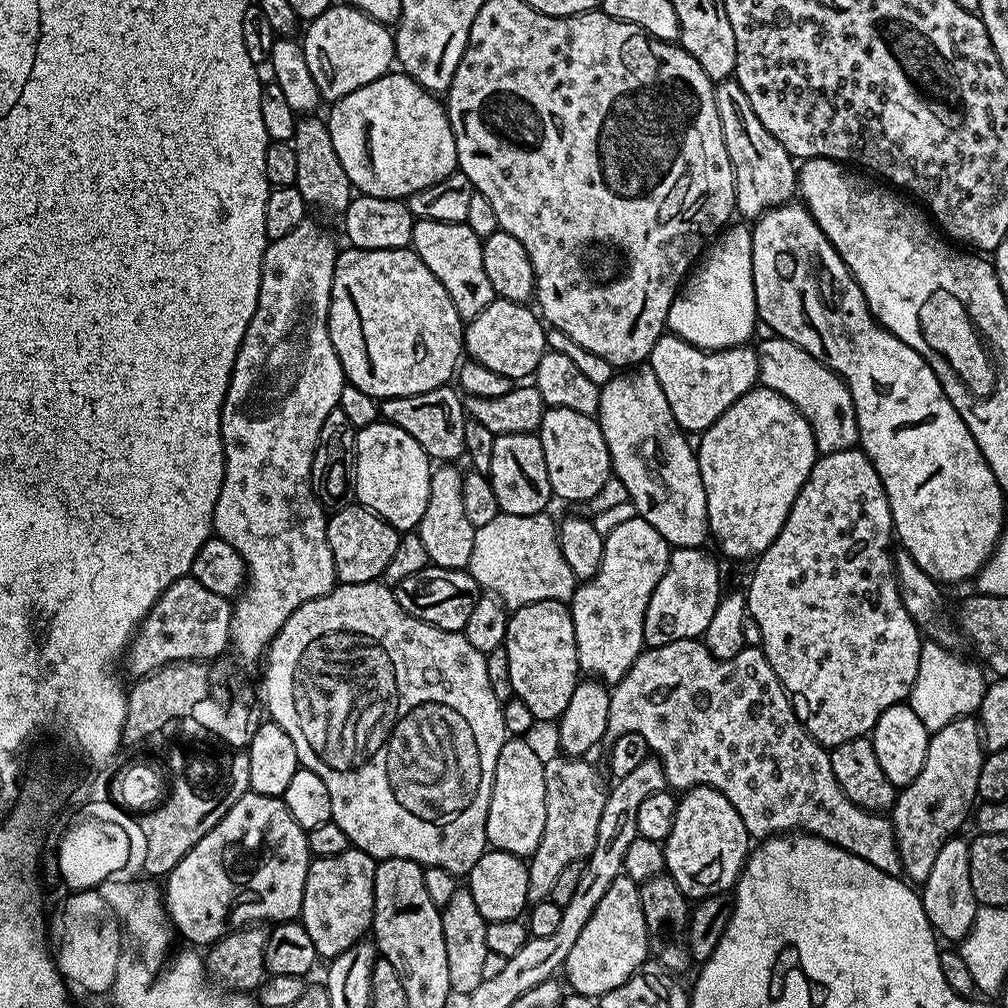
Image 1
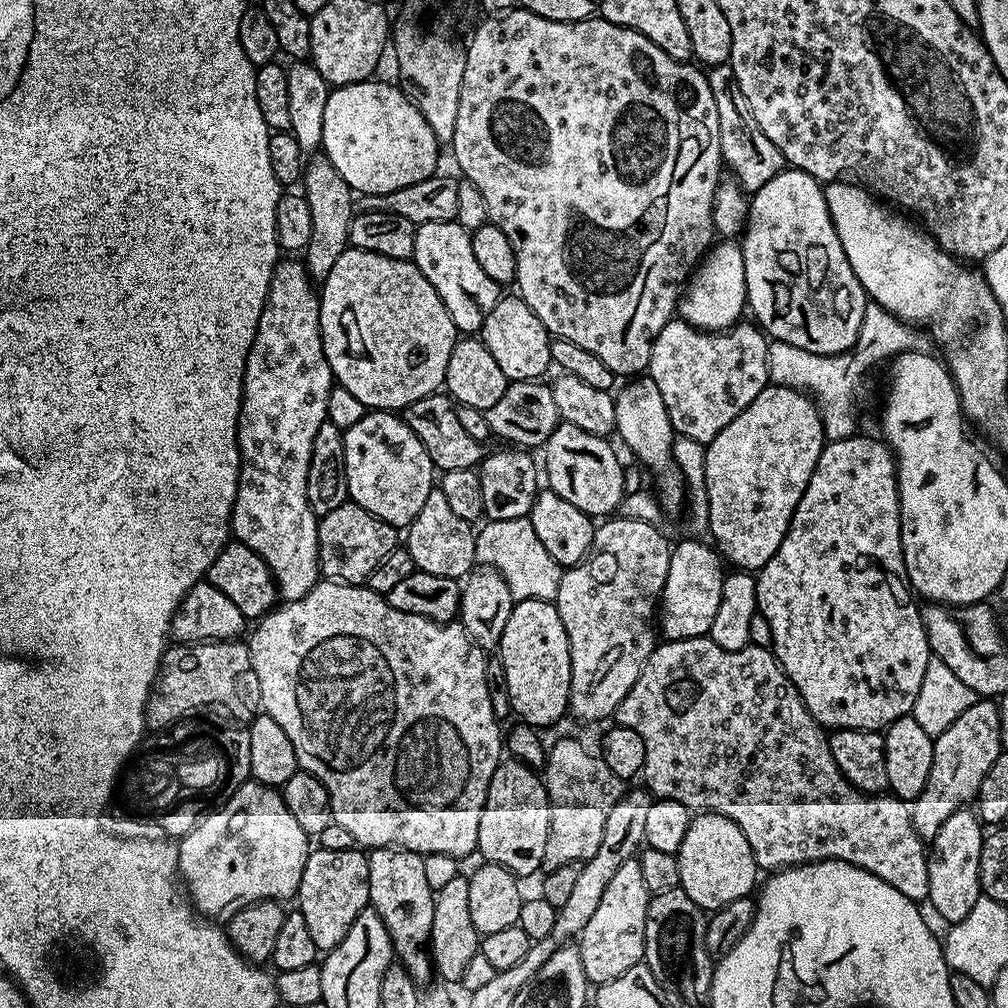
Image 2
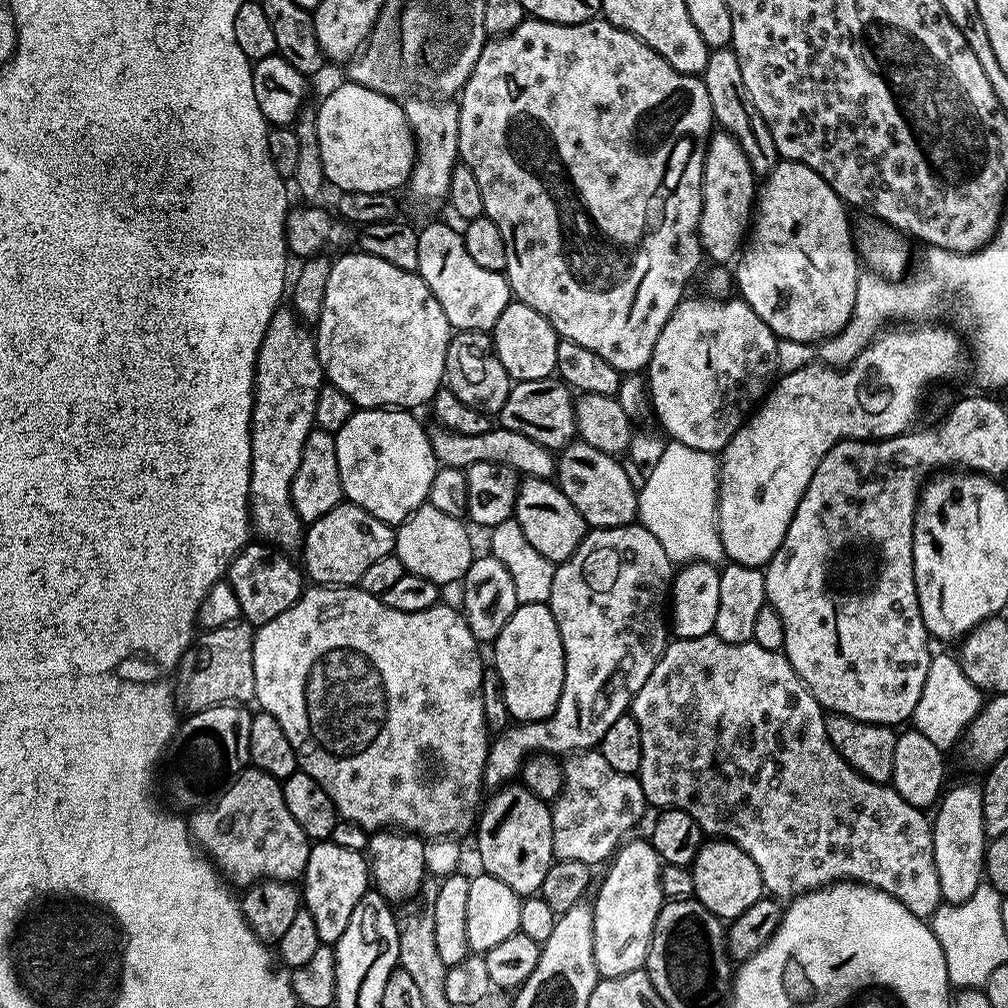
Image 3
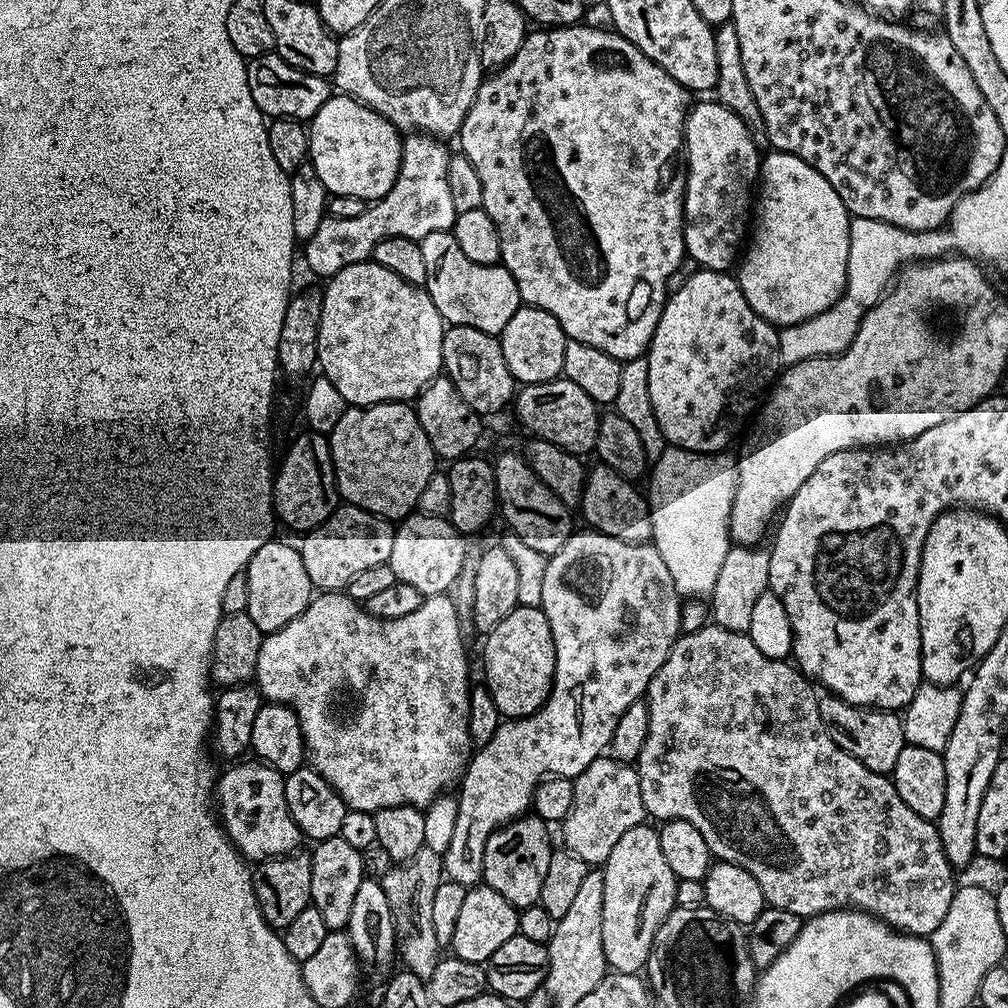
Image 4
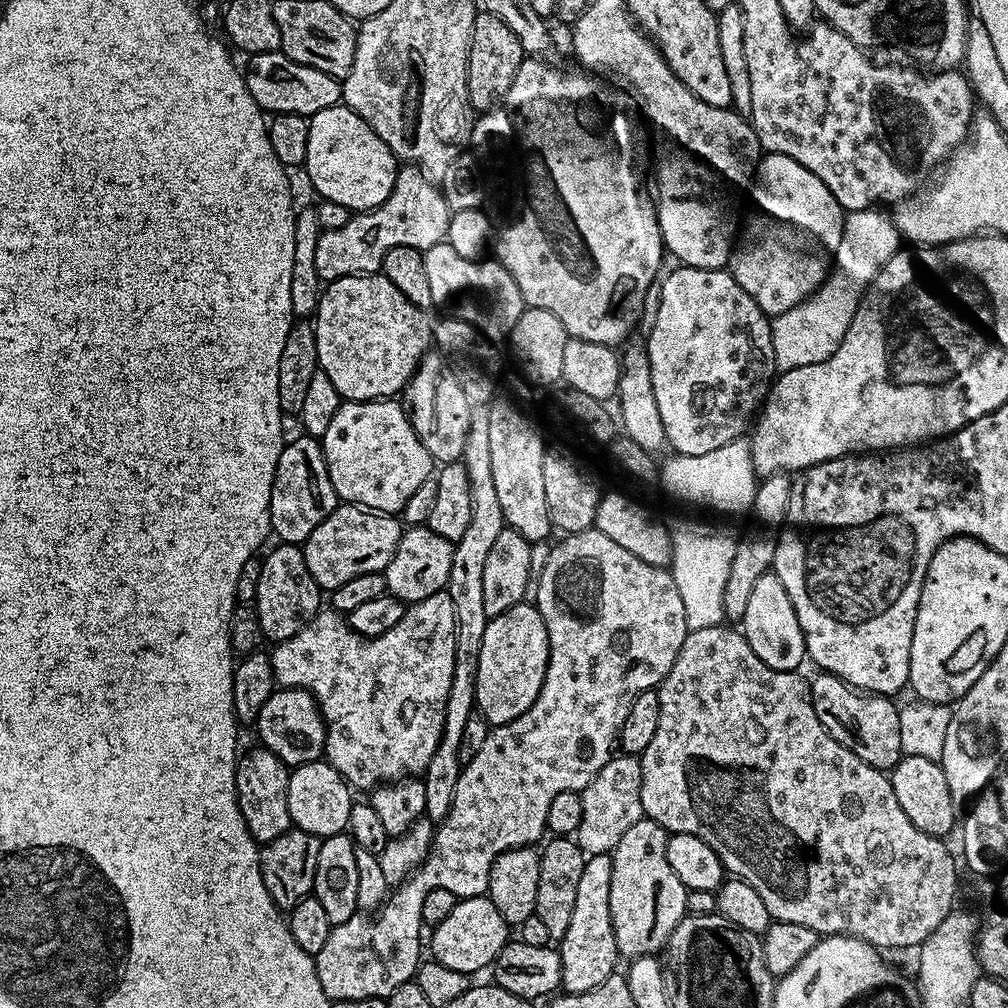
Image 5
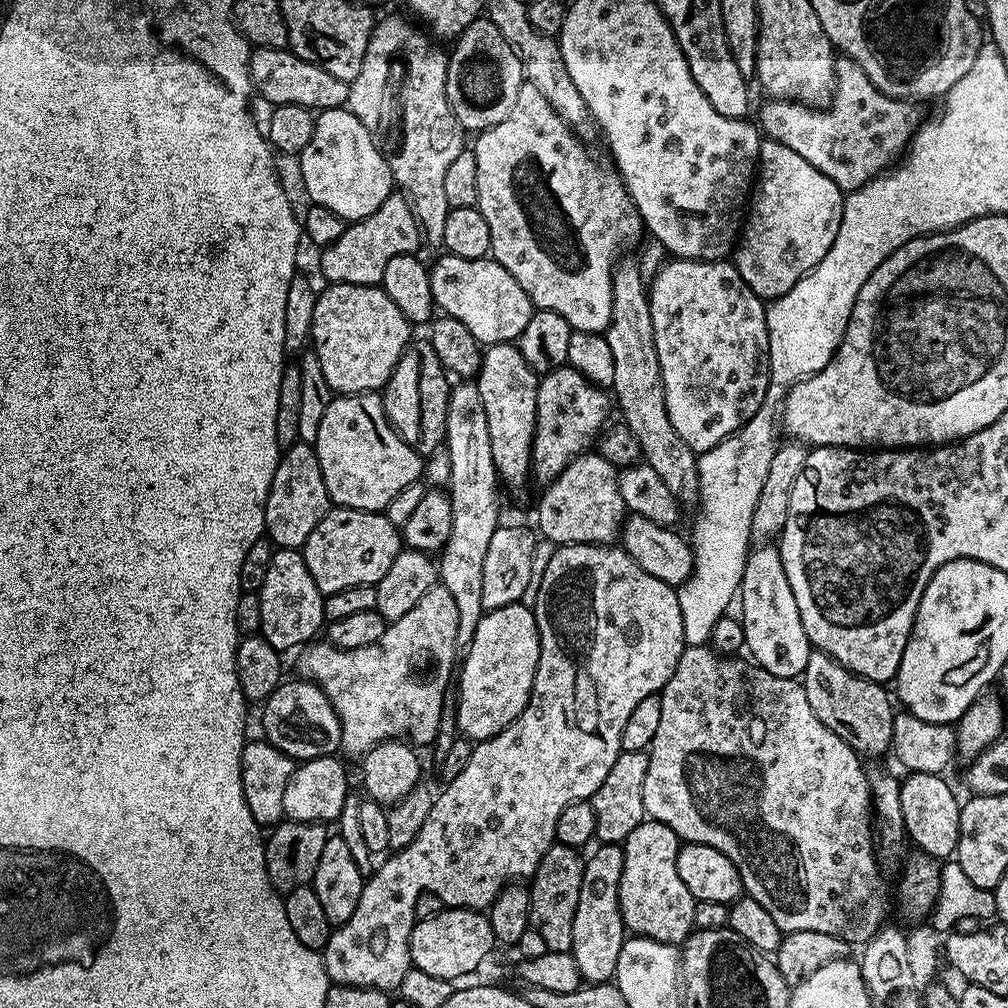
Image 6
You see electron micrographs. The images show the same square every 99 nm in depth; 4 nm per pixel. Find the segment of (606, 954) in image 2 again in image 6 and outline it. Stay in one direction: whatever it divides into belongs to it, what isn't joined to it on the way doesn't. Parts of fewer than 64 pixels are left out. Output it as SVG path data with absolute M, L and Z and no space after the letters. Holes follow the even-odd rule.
M645 820L622 842L622 882L620 883L620 909L625 929L632 936L645 936L663 944L683 945L694 931L696 900L678 878L678 850L680 837L657 820Z

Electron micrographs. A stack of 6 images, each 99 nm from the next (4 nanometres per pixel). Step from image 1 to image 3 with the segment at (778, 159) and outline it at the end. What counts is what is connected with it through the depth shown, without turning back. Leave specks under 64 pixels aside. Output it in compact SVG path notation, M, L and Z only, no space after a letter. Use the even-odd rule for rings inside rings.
M730 46L713 48L709 51L702 79L706 86L706 94L710 94L713 121L736 139L746 162L750 162L753 172L757 174L771 172L778 163L774 138L762 114L754 110L754 102L750 102L750 94L746 94L746 82L742 82L742 70L739 69L738 58Z

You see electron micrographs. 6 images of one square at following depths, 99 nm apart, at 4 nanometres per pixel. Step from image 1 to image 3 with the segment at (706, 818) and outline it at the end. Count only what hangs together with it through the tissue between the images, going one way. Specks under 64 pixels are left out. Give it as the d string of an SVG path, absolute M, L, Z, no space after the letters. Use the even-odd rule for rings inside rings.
M712 838L701 843L698 854L691 862L690 871L694 880L694 899L724 922L738 918L738 914L742 914L747 907L754 906L754 902L758 902L765 895L758 866L754 866L754 861L750 854L746 854L746 850L729 840Z

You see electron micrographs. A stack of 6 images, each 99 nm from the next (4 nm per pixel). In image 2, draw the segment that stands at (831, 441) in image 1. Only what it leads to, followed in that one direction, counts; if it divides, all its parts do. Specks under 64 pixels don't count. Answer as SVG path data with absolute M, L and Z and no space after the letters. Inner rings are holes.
M869 302L864 311L864 321L856 344L848 352L839 352L836 356L826 354L810 354L810 350L802 350L798 346L790 346L790 342L772 340L768 345L766 366L768 379L773 384L781 384L787 388L796 388L811 396L816 409L820 411L825 437L829 441L841 440L857 435L856 428L856 391L860 388L860 376L868 372L883 356L895 358L901 352L917 351L920 336L915 327L905 324L898 317L890 315L881 304Z

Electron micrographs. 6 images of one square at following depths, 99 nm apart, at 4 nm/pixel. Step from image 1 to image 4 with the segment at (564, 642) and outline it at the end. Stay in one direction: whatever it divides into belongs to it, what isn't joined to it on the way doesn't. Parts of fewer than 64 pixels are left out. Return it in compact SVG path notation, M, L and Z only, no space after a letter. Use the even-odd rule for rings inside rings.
M517 606L492 632L487 633L484 644L484 676L483 683L488 685L494 698L494 706L498 706L501 717L519 718L534 714L548 701L554 678L556 655L554 654L554 638L550 634L550 622L543 608L525 608Z

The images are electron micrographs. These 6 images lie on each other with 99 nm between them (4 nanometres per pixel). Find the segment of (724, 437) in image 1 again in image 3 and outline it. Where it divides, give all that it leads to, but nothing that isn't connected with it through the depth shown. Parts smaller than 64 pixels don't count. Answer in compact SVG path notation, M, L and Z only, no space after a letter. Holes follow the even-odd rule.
M920 322L915 326L892 326L887 330L881 331L880 335L876 339L871 340L866 346L866 350L862 350L862 354L858 354L858 358L854 358L851 364L847 366L839 368L813 362L804 368L783 373L771 385L770 391L760 401L755 411L745 419L744 425L733 434L730 442L725 446L724 451L719 453L718 456L720 485L718 486L718 494L716 495L716 525L720 531L722 550L725 557L731 563L763 569L772 561L774 554L778 550L778 546L782 546L782 538L786 538L786 530L798 510L798 502L802 502L802 498L806 494L806 486L810 486L810 478L814 478L814 470L818 470L818 462L822 462L825 454L839 440L889 440L891 436L901 436L903 432L909 431L917 423L917 421L915 422L916 403L919 402L920 395L931 384L936 384L939 380L948 380L951 376L958 375L960 367L966 364L965 345L962 343L961 337L951 327L949 328L939 328L936 322Z

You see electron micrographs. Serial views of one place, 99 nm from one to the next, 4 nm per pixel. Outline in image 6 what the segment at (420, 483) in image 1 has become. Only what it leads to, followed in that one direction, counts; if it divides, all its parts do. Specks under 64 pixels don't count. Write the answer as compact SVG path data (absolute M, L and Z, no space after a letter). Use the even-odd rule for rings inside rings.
M375 392L337 395L326 407L326 414L318 426L315 442L318 466L322 466L322 478L326 482L329 501L341 508L357 508L363 512L384 512L392 499L406 490L406 486L421 479L425 461L420 453L410 447L392 429L392 424L384 413L383 399Z

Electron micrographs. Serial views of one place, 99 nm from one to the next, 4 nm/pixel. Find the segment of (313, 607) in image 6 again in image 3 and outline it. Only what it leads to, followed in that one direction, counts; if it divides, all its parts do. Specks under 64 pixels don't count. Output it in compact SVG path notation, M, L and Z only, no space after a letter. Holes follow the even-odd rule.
M249 542L228 563L227 582L230 586L234 586L234 595L238 598L240 615L249 624L259 626L270 622L270 618L278 618L278 614L290 610L290 606L298 602L300 593L306 587L306 580L297 561L295 564L288 556L291 555L287 551L267 542Z

